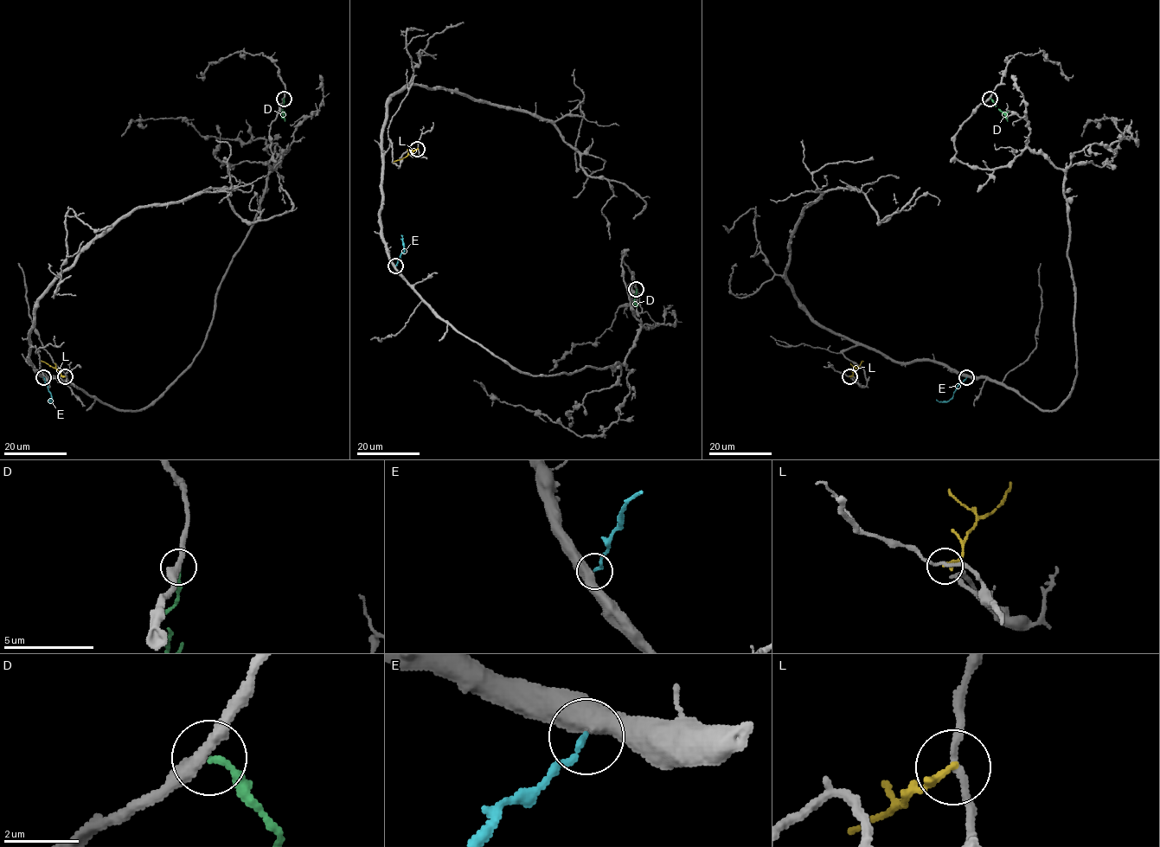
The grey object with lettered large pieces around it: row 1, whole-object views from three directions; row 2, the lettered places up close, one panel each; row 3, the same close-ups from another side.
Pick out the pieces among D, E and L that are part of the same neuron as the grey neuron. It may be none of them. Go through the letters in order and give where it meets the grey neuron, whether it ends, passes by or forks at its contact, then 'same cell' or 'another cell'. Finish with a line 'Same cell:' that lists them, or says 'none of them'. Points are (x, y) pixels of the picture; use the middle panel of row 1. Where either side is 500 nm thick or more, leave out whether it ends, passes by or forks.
D: (636, 289) | it ends | another cell
E: (395, 266) | same cell
L: (417, 149) | it ends | another cell
Same cell: E

